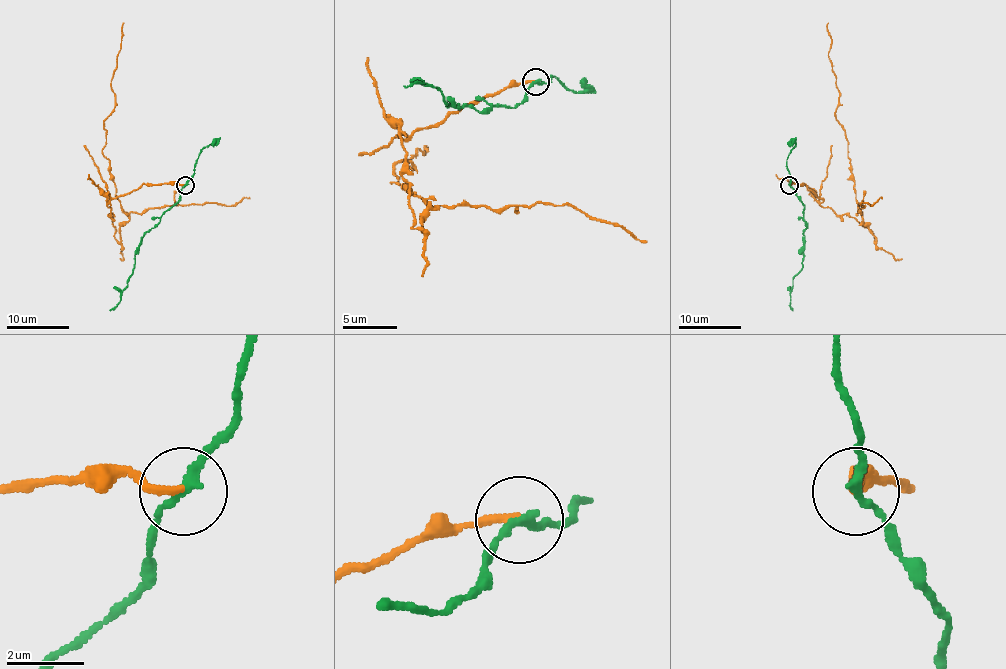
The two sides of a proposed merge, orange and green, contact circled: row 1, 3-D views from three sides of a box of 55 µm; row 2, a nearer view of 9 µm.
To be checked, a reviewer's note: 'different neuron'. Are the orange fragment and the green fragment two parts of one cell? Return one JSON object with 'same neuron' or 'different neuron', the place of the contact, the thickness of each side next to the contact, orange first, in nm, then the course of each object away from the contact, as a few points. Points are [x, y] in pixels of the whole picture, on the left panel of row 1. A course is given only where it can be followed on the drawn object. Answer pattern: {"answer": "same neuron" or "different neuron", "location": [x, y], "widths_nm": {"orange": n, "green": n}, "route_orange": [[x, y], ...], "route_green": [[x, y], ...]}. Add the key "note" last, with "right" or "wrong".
{"answer": "different neuron", "location": [185, 185], "widths_nm": {"orange": 200, "green": 240}, "route_orange": [[185, 185], [143, 185], [116, 196], [106, 205], [114, 236], [128, 214], [102, 152], [124, 23]], "route_green": [[185, 185], [179, 200], [143, 236], [139, 250], [135, 255], [135, 268], [121, 301], [110, 310]], "note": "right"}

